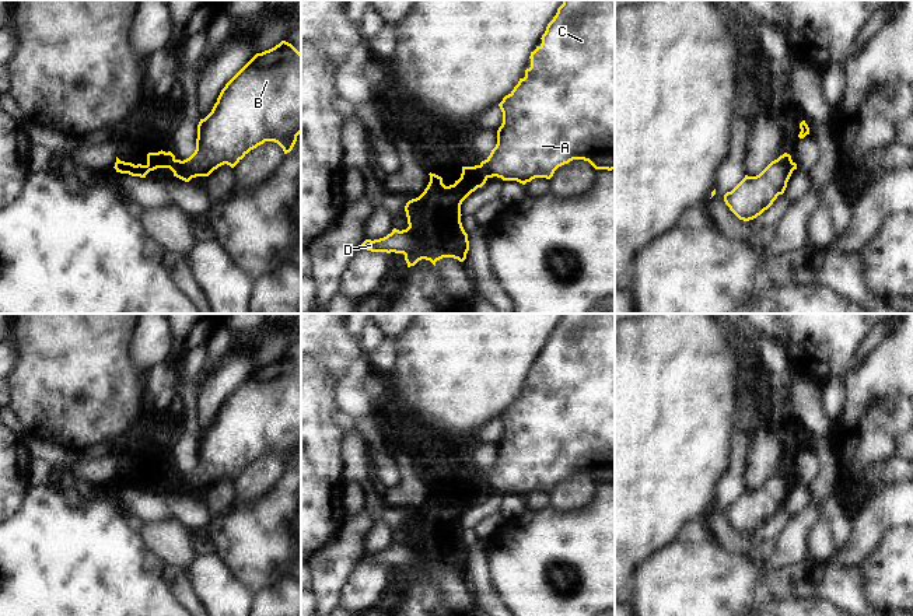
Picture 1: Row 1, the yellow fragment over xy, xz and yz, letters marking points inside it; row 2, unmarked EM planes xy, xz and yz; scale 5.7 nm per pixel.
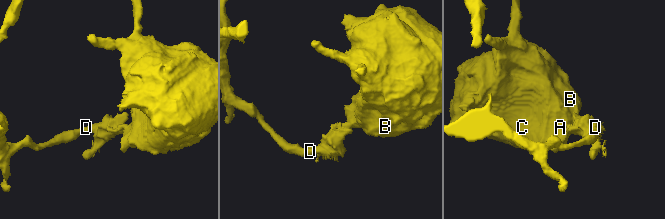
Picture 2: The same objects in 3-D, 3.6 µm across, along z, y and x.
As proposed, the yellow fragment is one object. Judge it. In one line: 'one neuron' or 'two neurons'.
two neurons

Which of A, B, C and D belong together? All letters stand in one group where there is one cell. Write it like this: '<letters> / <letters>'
A B C / D

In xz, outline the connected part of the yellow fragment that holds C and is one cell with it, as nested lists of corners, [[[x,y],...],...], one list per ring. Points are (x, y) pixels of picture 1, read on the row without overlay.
[[[563,314],[541,353],[542,357],[531,365],[531,381],[525,384],[525,391],[520,392],[514,403],[499,417],[503,426],[503,437],[497,444],[496,461],[480,476],[483,486],[489,491],[497,490],[503,494],[517,494],[525,498],[535,491],[550,493],[559,480],[573,473],[588,475],[595,483],[615,483],[615,314]]]

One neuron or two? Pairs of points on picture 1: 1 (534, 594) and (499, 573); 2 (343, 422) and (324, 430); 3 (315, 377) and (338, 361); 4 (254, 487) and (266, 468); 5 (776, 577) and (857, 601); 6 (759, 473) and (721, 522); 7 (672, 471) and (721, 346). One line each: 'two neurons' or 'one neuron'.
1: one neuron
2: two neurons
3: two neurons
4: one neuron
5: one neuron
6: two neurons
7: one neuron

